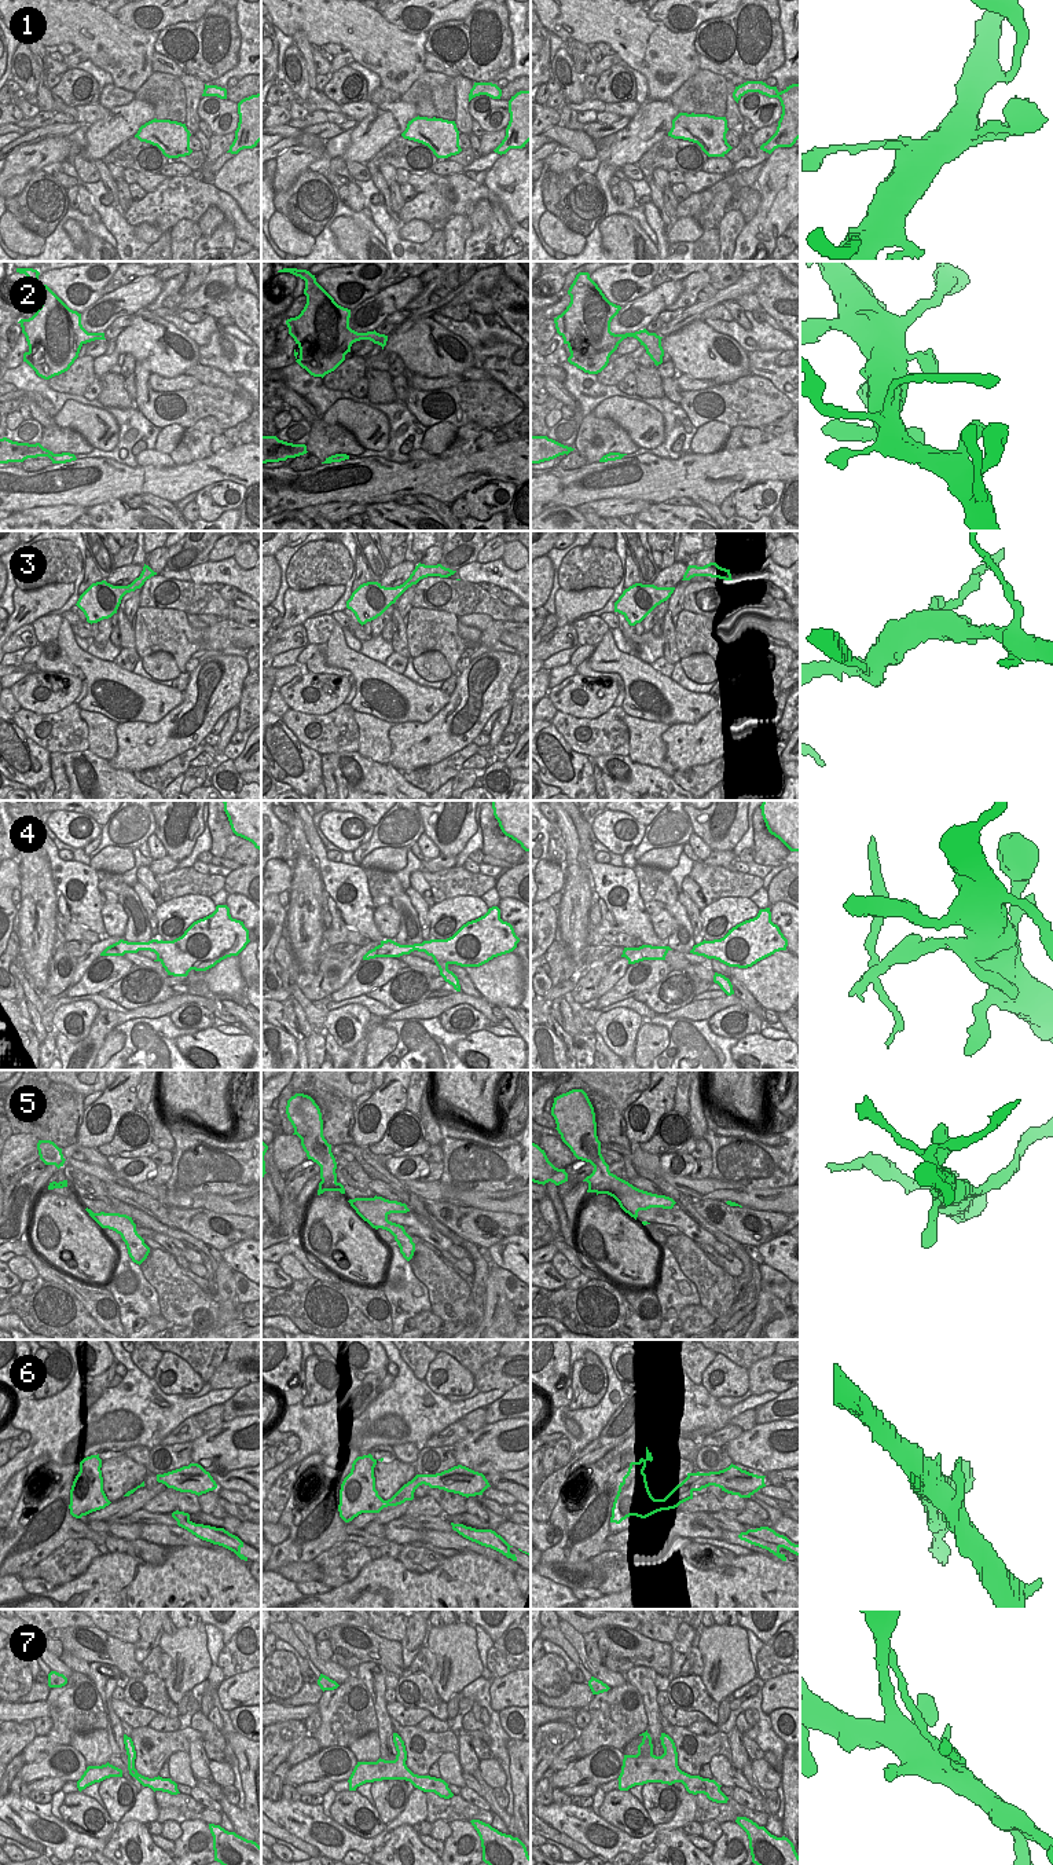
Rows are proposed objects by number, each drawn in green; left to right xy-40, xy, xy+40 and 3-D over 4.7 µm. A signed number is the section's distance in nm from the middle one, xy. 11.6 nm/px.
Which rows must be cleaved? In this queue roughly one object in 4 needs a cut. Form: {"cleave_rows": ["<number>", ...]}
{"cleave_rows": ["6"]}

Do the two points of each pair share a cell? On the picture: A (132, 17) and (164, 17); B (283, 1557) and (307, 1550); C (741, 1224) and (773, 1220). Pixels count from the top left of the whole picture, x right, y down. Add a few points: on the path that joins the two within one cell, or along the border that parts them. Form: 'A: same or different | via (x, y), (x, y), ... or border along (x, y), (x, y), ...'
A: same | via (140, 18), (156, 18)
B: same | via (289, 1552), (301, 1547)
C: same | via (749, 1231), (759, 1234), (766, 1224)

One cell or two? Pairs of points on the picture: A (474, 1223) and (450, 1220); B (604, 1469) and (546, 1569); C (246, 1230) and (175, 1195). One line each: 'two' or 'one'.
A: one
B: two
C: two

